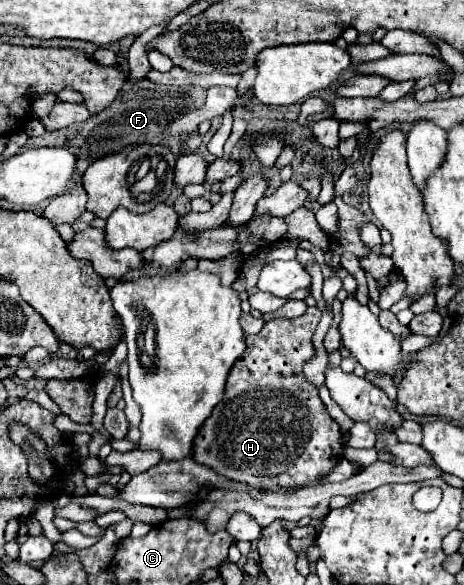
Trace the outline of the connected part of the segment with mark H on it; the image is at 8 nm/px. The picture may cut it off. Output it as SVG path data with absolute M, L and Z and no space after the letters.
M308 307L308 311L296 319L266 321L260 333L244 337L246 349L230 369L224 397L194 439L194 461L238 481L250 479L252 483L252 479L270 479L268 485L300 487L314 483L314 479L322 479L322 475L326 475L326 471L344 457L344 435L340 425L326 413L326 407L318 397L318 389L306 381L302 373L304 363L314 357L312 335L320 317L322 313L316 307Z

